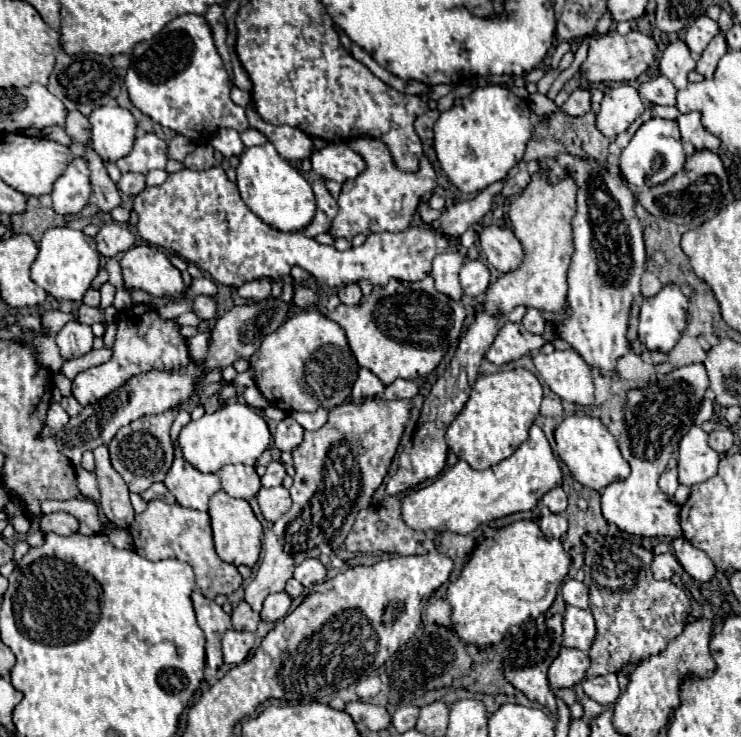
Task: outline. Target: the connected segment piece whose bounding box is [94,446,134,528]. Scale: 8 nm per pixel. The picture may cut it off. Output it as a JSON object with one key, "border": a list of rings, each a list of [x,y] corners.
{"border":[[[98,446],[94,450],[94,458],[96,458],[96,478],[98,478],[98,488],[100,488],[100,506],[104,516],[122,526],[128,528],[130,522],[134,520],[134,510],[128,498],[128,486],[124,484],[122,476],[112,468],[110,458],[108,458],[108,448],[106,446]]]}

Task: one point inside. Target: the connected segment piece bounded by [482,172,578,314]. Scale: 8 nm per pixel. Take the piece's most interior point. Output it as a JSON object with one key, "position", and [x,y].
{"position":[541,215]}

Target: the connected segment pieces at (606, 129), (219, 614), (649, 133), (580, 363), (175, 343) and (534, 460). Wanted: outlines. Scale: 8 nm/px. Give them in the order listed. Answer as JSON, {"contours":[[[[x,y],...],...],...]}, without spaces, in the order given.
{"contours":[[[[622,84],[608,90],[602,100],[602,108],[596,116],[596,126],[606,138],[614,138],[644,114],[644,104],[634,86]]],[[[192,592],[192,604],[198,624],[206,634],[206,664],[216,670],[222,666],[222,636],[226,630],[232,628],[230,616],[214,600],[208,600],[200,592]]],[[[650,118],[648,122],[644,122],[636,130],[630,144],[622,150],[622,154],[620,154],[620,174],[622,174],[624,180],[628,180],[634,186],[650,188],[650,186],[666,182],[676,172],[680,172],[684,168],[684,160],[686,160],[686,156],[684,156],[682,144],[680,144],[678,124],[674,120]]],[[[576,350],[536,354],[534,366],[550,390],[562,400],[580,406],[594,404],[594,382],[590,368],[584,364],[584,360],[580,360],[580,354]]],[[[134,304],[122,312],[118,312],[118,332],[114,342],[114,354],[112,360],[94,366],[86,372],[80,372],[74,378],[72,394],[82,404],[94,404],[96,400],[108,396],[108,392],[116,390],[120,384],[124,384],[128,378],[138,376],[140,372],[148,372],[152,368],[180,368],[180,364],[188,364],[188,348],[186,340],[178,332],[178,324],[174,320],[166,322],[158,316],[158,312],[146,304]]],[[[534,424],[530,428],[528,440],[498,466],[486,470],[474,470],[468,462],[458,460],[452,468],[444,470],[432,484],[410,492],[402,500],[402,520],[412,530],[422,532],[456,532],[468,534],[478,528],[478,524],[504,518],[514,512],[532,510],[538,500],[550,488],[562,484],[562,470],[554,452],[550,448],[548,438],[542,428]]]]}

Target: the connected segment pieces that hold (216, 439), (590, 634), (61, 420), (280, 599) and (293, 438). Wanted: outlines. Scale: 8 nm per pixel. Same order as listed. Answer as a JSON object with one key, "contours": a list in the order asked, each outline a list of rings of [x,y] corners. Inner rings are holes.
{"contours":[[[[240,402],[224,404],[214,414],[204,414],[198,420],[190,420],[178,436],[182,456],[200,472],[218,472],[226,464],[256,464],[268,444],[270,430],[266,420],[254,408]]],[[[566,606],[562,624],[564,624],[562,646],[588,652],[592,646],[592,640],[596,636],[596,626],[594,626],[594,618],[592,618],[590,610]]],[[[52,404],[50,412],[48,412],[48,420],[46,420],[46,428],[42,432],[42,436],[50,436],[54,432],[58,432],[62,426],[66,426],[70,420],[70,416],[64,412],[64,408],[60,404]]],[[[286,592],[270,594],[270,596],[264,600],[264,608],[262,608],[260,616],[262,616],[262,620],[266,620],[266,622],[278,622],[278,620],[282,620],[282,618],[288,614],[290,604],[292,604],[292,598],[290,598]]],[[[286,416],[284,420],[278,422],[272,438],[274,438],[276,448],[292,452],[292,448],[296,448],[302,442],[302,436],[304,436],[304,428],[294,418]]]]}

